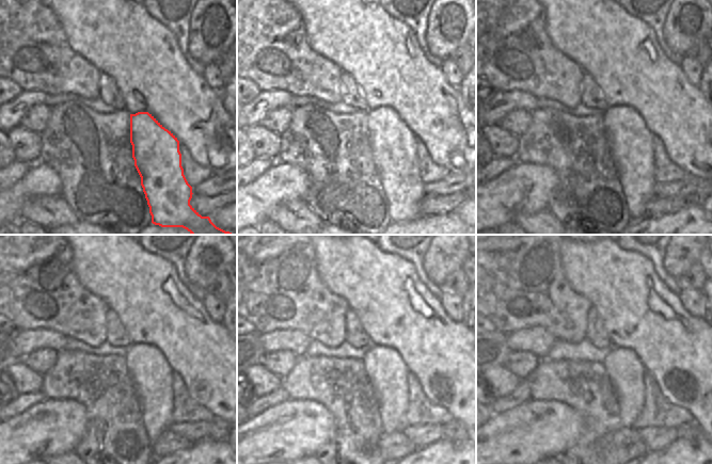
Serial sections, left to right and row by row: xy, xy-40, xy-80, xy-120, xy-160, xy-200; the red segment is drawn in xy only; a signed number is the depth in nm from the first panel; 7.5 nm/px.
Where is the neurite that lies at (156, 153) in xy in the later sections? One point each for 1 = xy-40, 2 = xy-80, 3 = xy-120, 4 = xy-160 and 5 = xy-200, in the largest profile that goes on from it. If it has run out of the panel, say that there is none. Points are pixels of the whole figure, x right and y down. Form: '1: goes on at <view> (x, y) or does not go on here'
1: goes on at xy-40 (393, 145)
2: goes on at xy-80 (631, 143)
3: goes on at xy-120 (149, 372)
4: goes on at xy-160 (388, 373)
5: goes on at xy-200 (625, 369)

